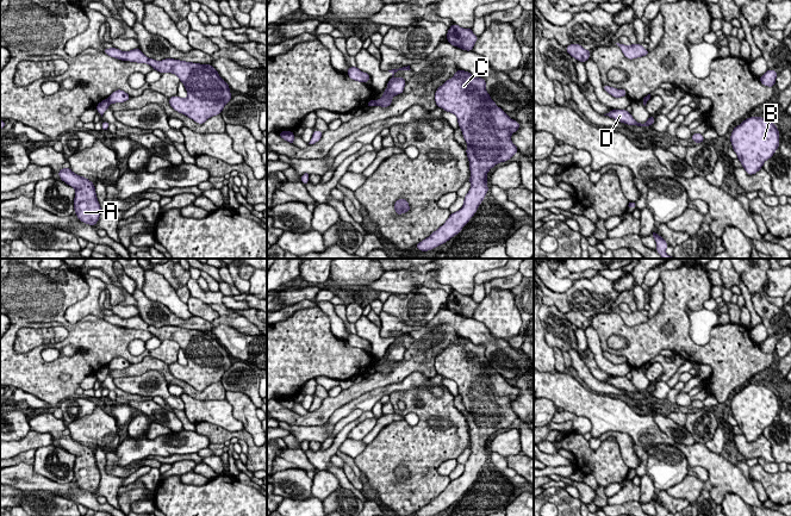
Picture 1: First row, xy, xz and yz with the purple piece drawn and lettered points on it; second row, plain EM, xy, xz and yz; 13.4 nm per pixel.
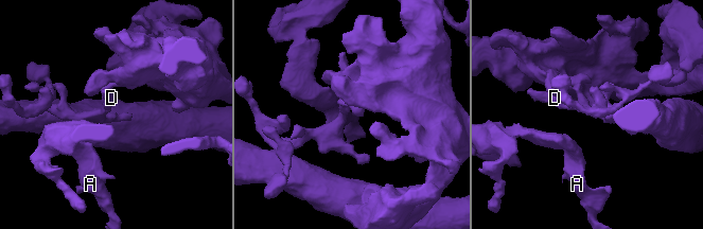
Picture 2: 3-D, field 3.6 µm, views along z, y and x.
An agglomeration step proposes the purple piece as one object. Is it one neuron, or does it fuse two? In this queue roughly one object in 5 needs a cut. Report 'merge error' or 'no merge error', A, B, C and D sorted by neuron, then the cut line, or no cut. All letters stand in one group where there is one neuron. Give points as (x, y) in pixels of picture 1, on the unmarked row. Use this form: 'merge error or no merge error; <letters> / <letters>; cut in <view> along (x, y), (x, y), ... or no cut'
merge error; A B C / D; cut in xy along (106, 366), (110, 370)

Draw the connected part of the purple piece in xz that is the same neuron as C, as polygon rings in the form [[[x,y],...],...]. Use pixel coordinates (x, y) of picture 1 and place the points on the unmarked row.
[[[459,336],[454,343],[447,347],[435,359],[435,369],[437,374],[443,375],[457,384],[459,394],[468,412],[466,417],[471,437],[471,455],[463,465],[463,473],[454,480],[450,480],[446,490],[434,498],[429,504],[416,511],[417,516],[435,516],[457,502],[462,495],[477,479],[479,472],[488,459],[488,446],[486,441],[496,431],[509,428],[518,415],[512,410],[511,402],[519,396],[519,390],[511,386],[496,369],[486,358],[484,344],[474,344],[469,338]]]

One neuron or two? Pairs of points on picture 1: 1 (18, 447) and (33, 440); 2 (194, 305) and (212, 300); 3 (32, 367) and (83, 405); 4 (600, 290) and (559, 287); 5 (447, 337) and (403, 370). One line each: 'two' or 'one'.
1: one
2: two
3: two
4: two
5: one

